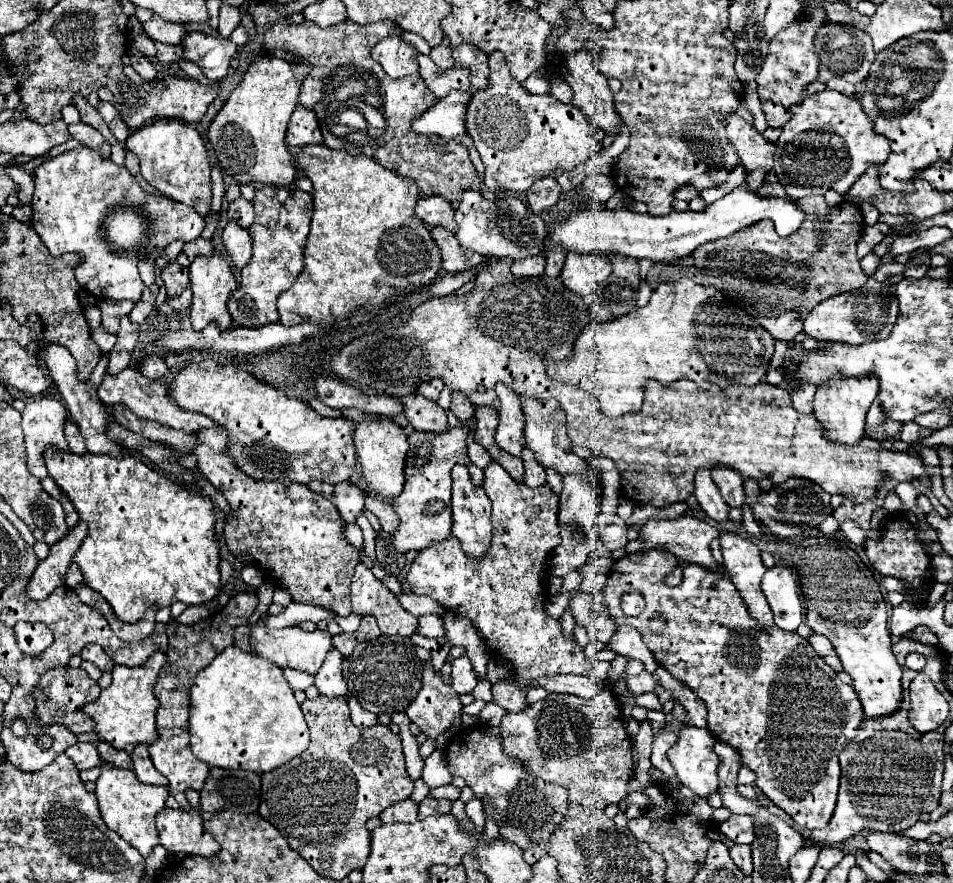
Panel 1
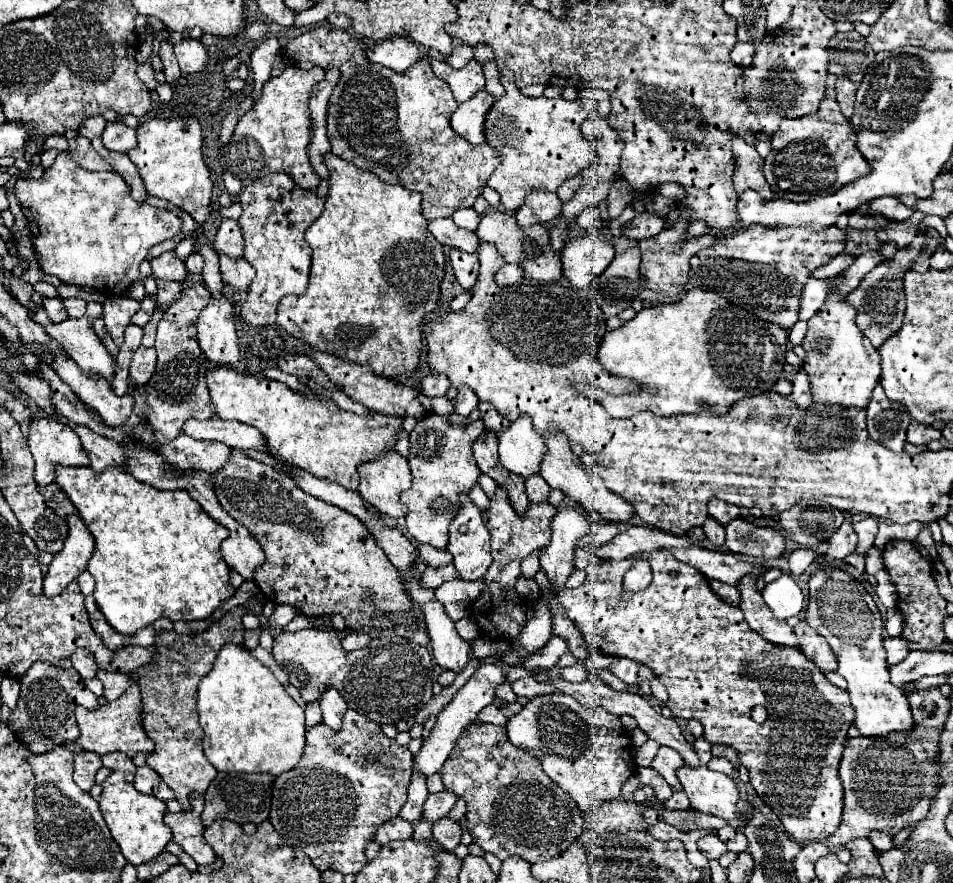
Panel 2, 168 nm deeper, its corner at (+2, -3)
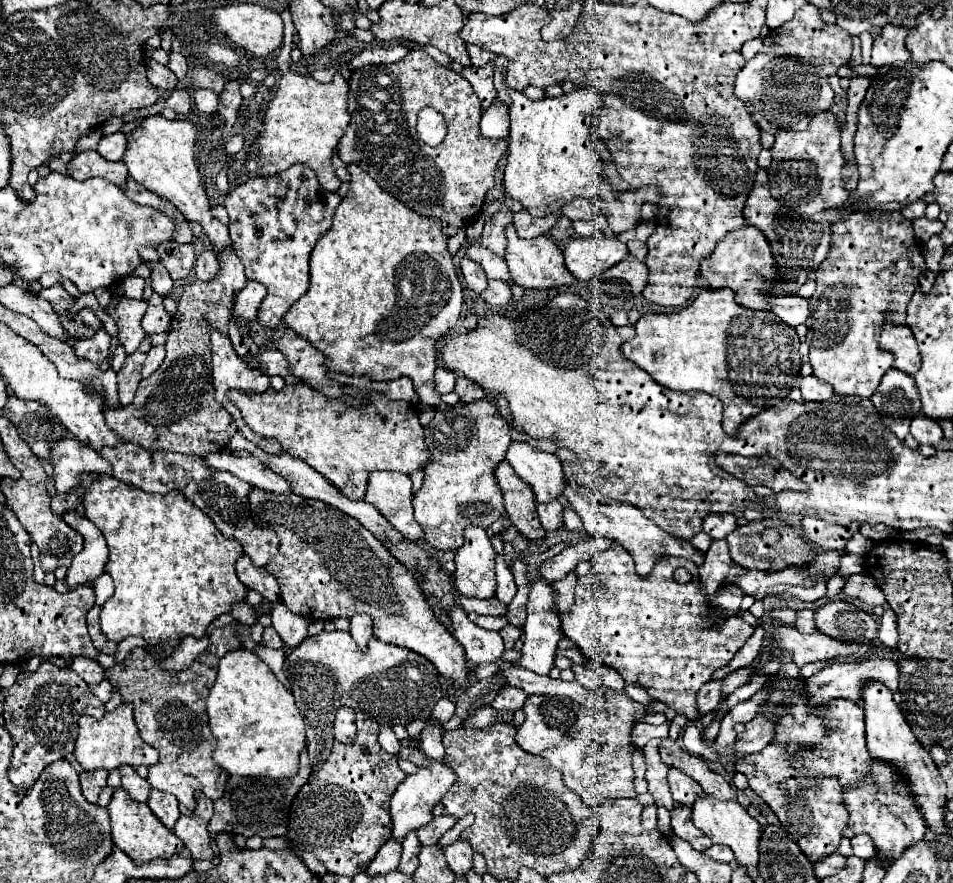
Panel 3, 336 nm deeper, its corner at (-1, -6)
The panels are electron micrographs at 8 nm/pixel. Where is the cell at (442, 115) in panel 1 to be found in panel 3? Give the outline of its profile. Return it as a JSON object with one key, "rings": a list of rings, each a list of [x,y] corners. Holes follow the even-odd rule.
{"rings":[[[495,99],[483,113],[479,121],[479,133],[483,139],[505,139],[509,133],[509,113],[503,101]]]}

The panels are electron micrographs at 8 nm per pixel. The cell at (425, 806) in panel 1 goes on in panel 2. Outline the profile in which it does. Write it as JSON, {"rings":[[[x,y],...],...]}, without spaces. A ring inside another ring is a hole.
{"rings":[[[442,818],[440,822],[436,822],[432,826],[432,834],[434,834],[434,840],[440,842],[440,846],[446,852],[454,852],[454,848],[460,844],[462,828],[456,822],[452,822],[450,818]]]}

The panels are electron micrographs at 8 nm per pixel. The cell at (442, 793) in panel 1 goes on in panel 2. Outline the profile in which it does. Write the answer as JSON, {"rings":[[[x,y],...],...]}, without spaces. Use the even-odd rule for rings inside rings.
{"rings":[[[452,792],[430,794],[428,800],[426,800],[426,804],[424,804],[422,816],[424,816],[430,824],[434,824],[434,822],[438,822],[440,818],[448,816],[448,812],[454,808],[454,804],[456,804],[456,796],[454,796]]]}

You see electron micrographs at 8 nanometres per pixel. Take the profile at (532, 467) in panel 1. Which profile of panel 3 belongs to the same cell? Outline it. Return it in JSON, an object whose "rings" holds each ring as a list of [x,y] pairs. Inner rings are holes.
{"rings":[[[559,499],[555,501],[549,501],[547,505],[543,503],[537,503],[537,513],[539,513],[539,519],[541,519],[541,525],[545,529],[559,529],[563,525],[563,505],[559,503]]]}

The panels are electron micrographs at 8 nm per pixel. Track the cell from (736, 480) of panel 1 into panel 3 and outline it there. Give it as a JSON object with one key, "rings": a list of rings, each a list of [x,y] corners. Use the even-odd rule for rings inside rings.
{"rings":[[[709,513],[703,521],[703,531],[711,539],[723,539],[727,533],[731,533],[731,529],[735,529],[735,525],[737,519],[733,513]]]}

